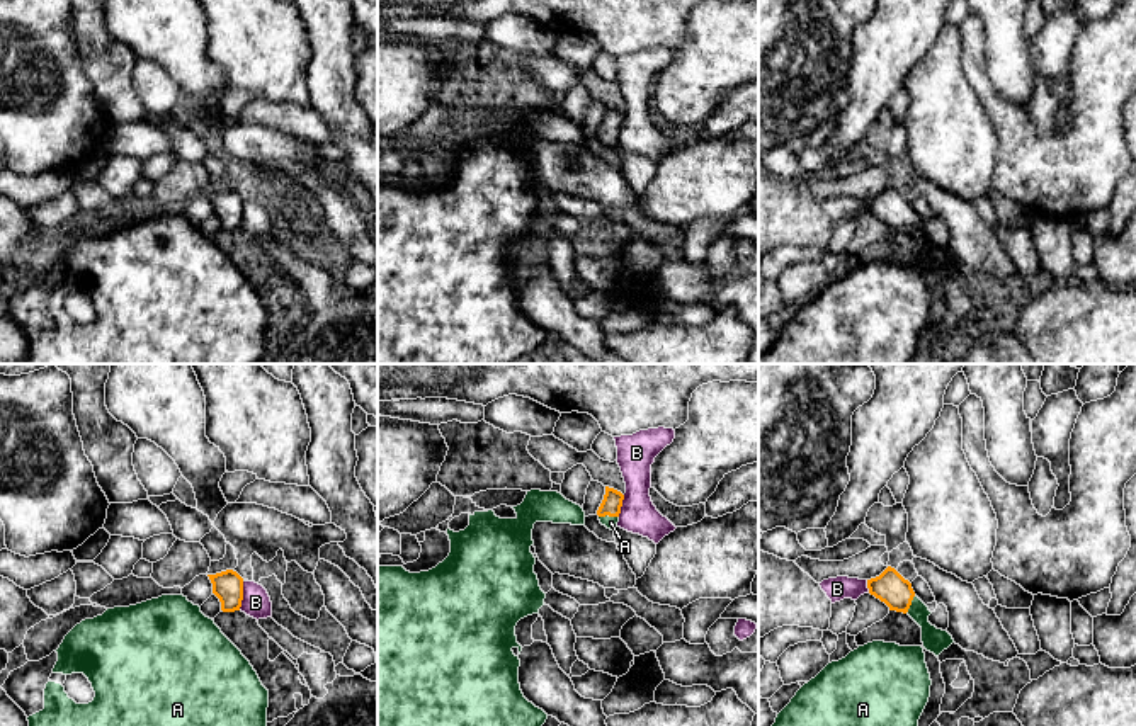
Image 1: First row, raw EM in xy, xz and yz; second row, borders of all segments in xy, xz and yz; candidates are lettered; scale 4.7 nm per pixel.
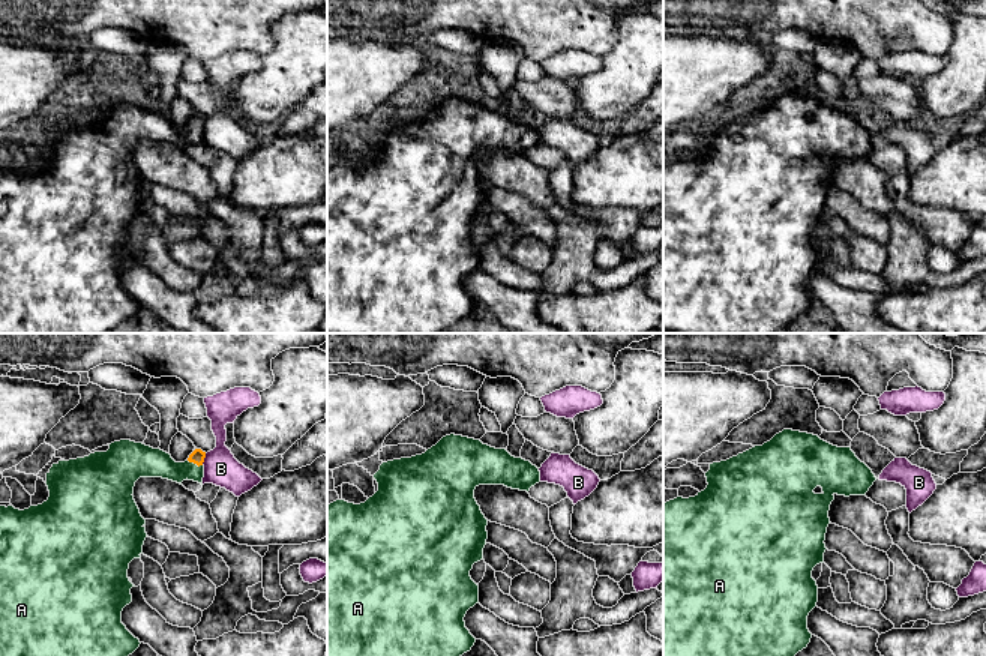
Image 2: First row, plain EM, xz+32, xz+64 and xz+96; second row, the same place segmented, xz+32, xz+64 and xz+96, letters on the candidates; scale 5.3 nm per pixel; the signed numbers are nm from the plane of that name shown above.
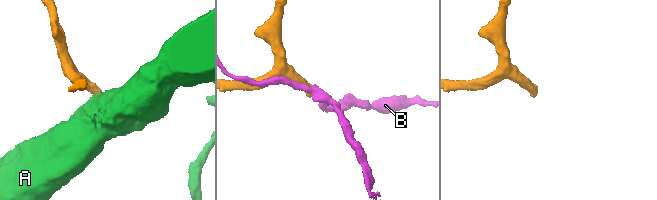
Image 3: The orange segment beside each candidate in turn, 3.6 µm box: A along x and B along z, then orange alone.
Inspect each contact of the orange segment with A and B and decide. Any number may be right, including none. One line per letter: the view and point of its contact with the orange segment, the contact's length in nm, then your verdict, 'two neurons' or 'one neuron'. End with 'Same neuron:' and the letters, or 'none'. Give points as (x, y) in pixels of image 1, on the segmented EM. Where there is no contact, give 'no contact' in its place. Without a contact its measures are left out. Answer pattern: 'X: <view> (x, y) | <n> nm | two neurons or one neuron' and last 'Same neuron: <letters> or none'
A: xz (607, 514) | 100 nm | one neuron
B: xy (242, 595) | 140 nm | two neurons
Same neuron: A

